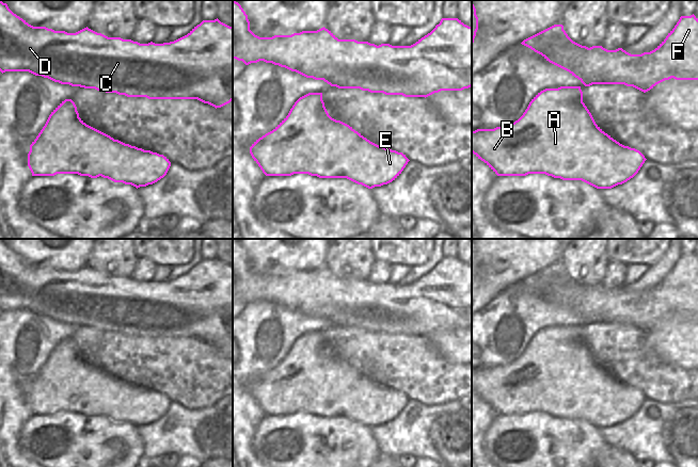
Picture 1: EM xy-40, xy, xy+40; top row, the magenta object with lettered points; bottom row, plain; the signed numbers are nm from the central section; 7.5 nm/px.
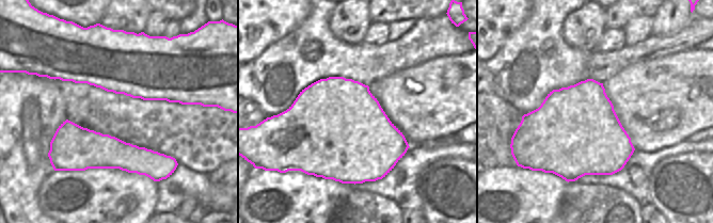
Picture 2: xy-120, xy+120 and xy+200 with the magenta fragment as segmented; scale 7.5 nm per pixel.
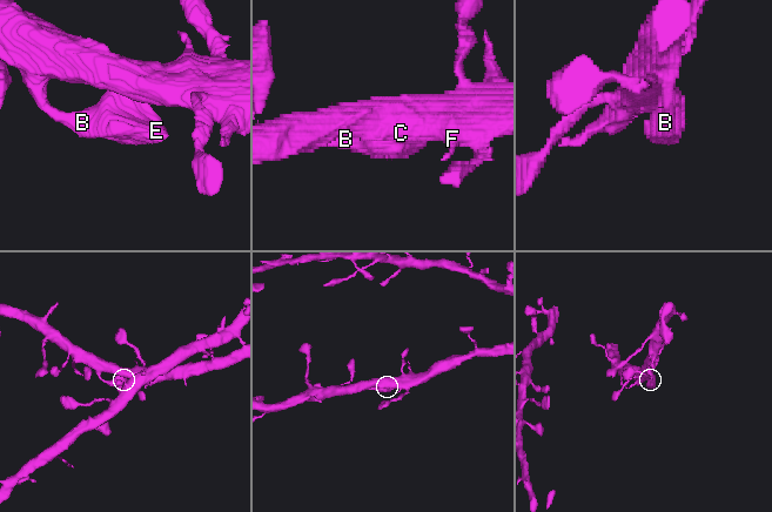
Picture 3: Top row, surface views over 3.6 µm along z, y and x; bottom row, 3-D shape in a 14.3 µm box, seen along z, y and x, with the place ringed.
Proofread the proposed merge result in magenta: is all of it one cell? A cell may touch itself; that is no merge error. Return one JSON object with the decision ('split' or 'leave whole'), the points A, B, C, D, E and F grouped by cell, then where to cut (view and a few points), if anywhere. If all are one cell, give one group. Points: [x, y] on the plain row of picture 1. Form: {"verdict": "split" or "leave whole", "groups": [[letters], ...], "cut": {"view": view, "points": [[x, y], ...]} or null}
{"verdict": "leave whole", "groups": [["A", "B", "C", "D", "E", "F"]], "cut": null}

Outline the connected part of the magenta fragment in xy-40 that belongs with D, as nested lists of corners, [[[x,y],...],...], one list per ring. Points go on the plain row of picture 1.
[[[0,240],[0,310],[29,310],[61,323],[95,327],[127,336],[148,338],[197,338],[221,347],[233,339],[233,265],[215,259],[203,259],[187,274],[170,281],[140,283],[121,276],[108,276],[88,265],[76,271],[33,265]]]

